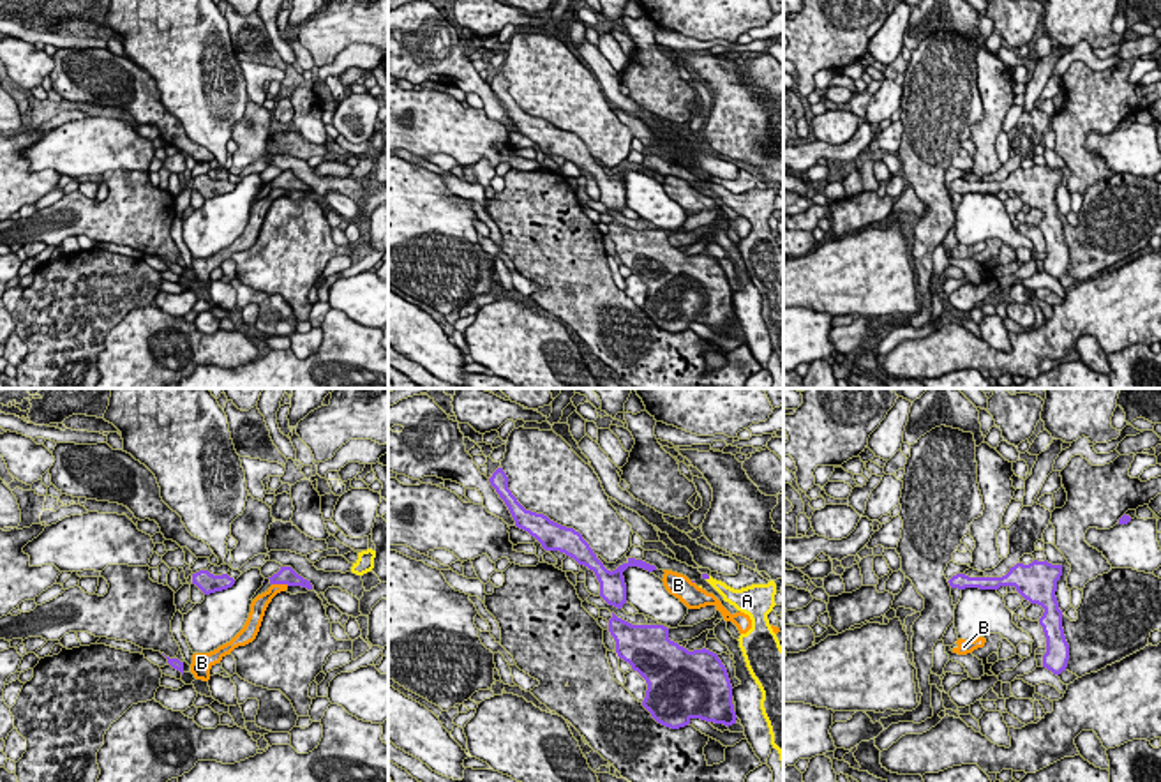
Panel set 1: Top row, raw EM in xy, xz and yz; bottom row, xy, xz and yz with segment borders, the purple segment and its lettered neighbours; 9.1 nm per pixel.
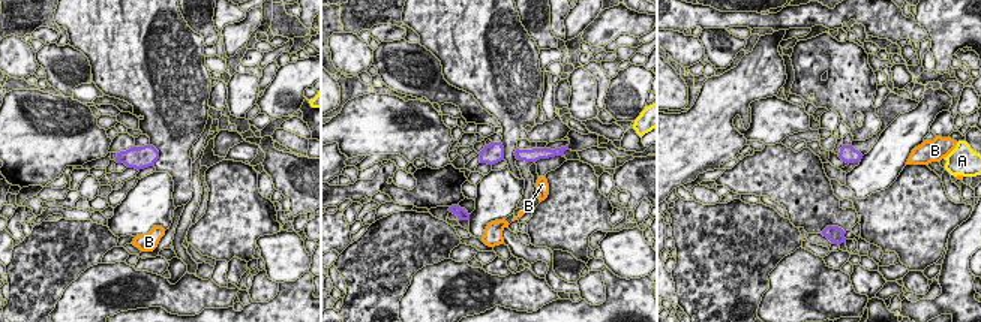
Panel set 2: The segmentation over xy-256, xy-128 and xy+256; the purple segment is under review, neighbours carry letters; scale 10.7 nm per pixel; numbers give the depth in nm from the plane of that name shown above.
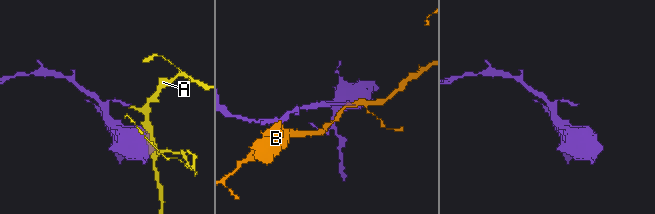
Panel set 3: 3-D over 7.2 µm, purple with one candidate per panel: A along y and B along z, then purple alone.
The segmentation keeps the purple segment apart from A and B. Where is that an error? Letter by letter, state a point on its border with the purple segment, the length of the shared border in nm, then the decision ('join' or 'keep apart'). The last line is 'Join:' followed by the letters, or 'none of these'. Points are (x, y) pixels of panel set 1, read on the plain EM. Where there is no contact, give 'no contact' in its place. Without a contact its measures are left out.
A: xz (708, 182) | 60 nm | join
B: xy (281, 187) | 160 nm | keep apart
Join: A

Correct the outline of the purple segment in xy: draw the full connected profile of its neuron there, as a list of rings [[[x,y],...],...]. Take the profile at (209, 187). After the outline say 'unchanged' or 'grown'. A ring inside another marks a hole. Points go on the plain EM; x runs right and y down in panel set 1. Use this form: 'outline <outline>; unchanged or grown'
outline [[[208,175],[192,178],[192,189],[196,189],[205,199],[228,194],[235,189],[235,184],[228,178],[213,180]]]; unchanged

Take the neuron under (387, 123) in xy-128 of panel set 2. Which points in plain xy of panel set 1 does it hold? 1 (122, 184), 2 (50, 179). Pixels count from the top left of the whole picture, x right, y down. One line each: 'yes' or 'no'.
1: no
2: no

